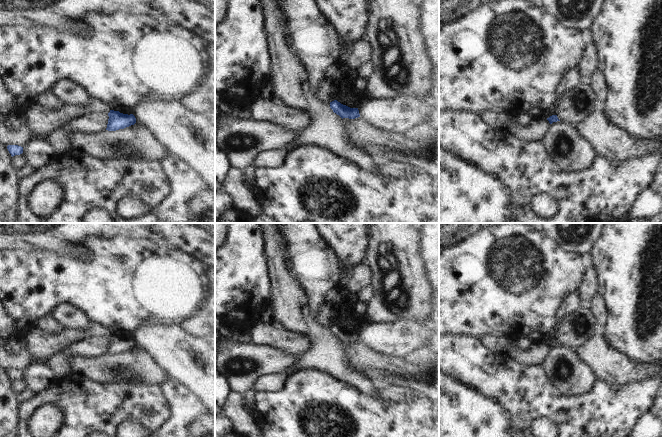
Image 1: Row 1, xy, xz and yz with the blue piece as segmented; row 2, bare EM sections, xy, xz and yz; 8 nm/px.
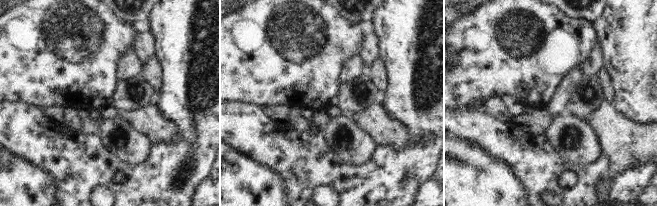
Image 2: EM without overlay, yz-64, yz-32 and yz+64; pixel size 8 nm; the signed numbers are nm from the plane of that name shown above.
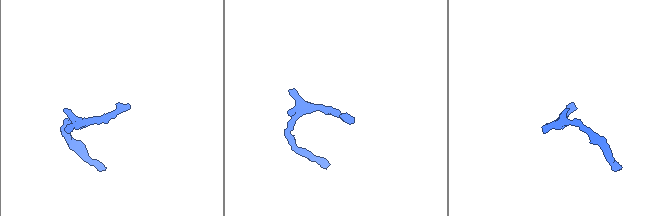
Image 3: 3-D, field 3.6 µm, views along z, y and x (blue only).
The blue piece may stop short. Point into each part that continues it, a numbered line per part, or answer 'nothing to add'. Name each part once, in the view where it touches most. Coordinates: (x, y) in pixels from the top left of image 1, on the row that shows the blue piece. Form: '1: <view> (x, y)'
nothing to add

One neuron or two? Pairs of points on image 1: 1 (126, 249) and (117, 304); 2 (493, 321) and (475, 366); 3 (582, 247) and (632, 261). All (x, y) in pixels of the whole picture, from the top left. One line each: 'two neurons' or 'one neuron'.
1: one neuron
2: two neurons
3: two neurons

